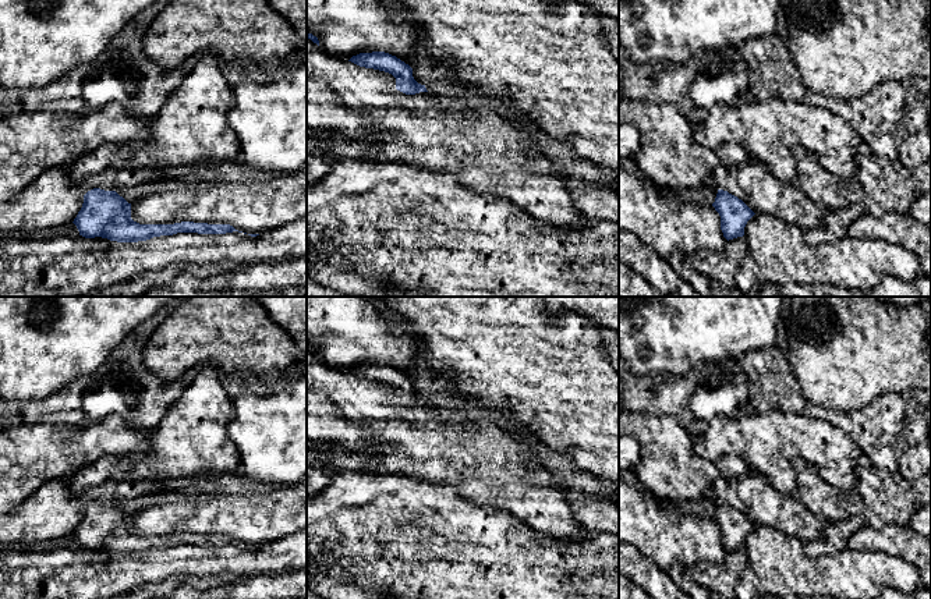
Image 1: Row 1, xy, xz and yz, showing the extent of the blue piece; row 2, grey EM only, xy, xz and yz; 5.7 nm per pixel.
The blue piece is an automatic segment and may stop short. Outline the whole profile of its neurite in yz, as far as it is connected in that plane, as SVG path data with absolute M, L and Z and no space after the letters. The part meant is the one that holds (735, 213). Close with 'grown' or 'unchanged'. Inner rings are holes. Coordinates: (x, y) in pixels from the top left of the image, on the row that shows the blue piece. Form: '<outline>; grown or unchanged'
M718 189L712 206L721 216L721 230L728 241L743 237L747 221L755 215L741 199L723 189Z; unchanged

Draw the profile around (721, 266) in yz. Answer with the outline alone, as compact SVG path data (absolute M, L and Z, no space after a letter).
M737 237L726 241L726 245L719 252L705 251L694 254L688 259L688 267L707 276L711 281L718 281L728 288L736 287L734 274L747 255L746 237Z

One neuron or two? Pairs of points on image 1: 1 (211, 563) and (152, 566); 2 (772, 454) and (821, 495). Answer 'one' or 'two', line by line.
1: one
2: two

